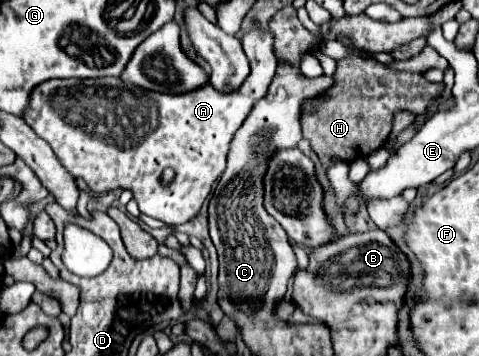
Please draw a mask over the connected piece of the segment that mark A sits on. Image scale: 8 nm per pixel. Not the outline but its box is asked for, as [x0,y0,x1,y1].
[24,19,276,225]

